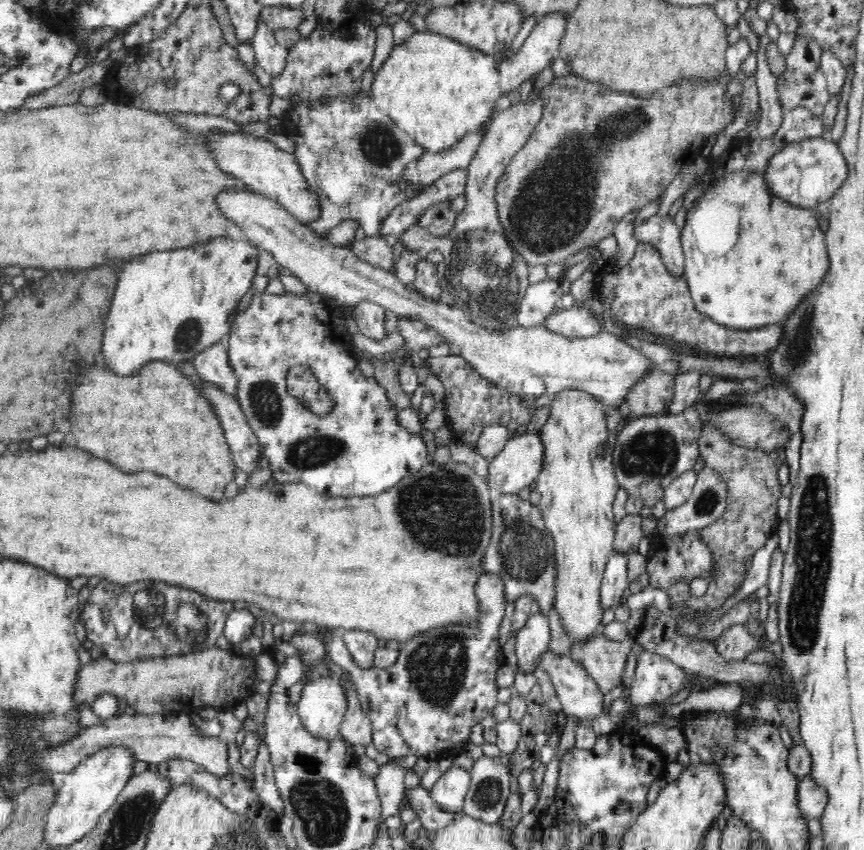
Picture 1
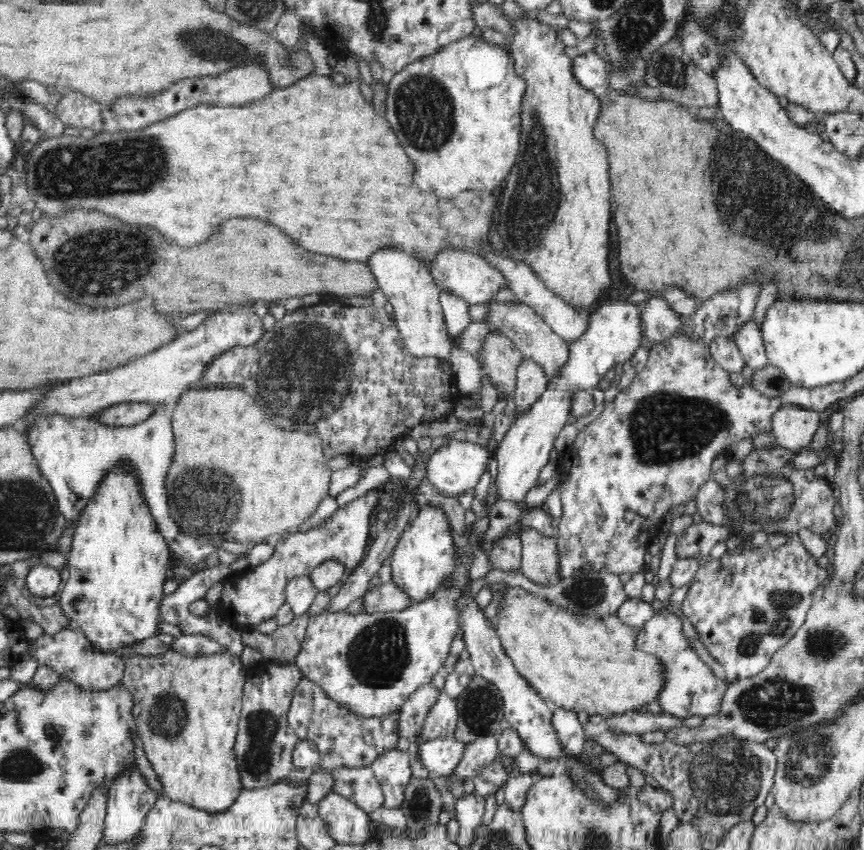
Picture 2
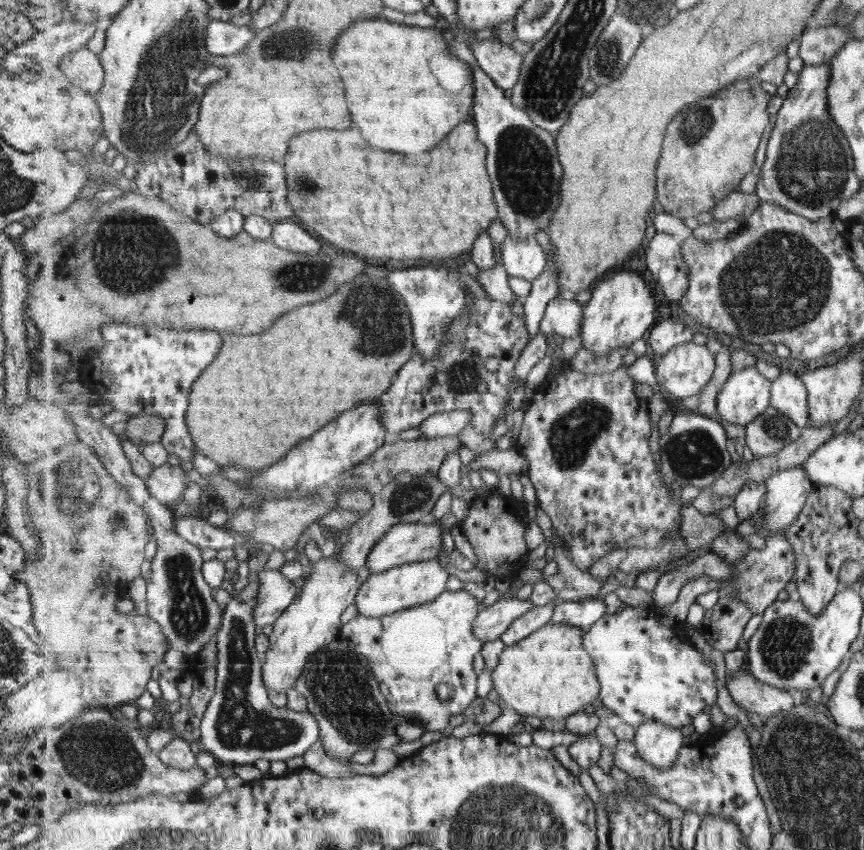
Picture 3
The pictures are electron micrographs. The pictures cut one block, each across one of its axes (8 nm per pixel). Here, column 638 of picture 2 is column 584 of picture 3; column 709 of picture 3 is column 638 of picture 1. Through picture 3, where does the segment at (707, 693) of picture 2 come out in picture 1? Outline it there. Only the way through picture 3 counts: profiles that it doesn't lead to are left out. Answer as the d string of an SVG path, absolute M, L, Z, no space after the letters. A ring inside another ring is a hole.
M643 650L638 656L636 672L632 676L632 682L629 690L629 701L635 707L656 706L666 702L672 694L680 692L684 686L690 686L690 672L683 666L678 666L672 662L667 655L659 654L658 651Z

